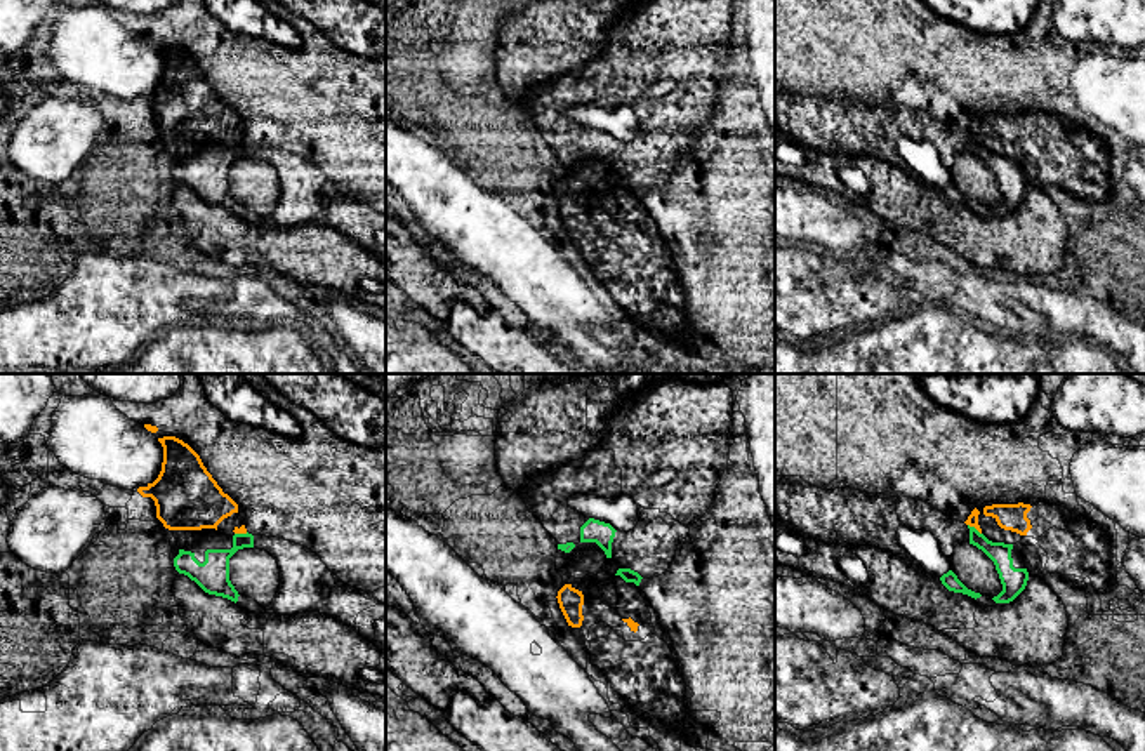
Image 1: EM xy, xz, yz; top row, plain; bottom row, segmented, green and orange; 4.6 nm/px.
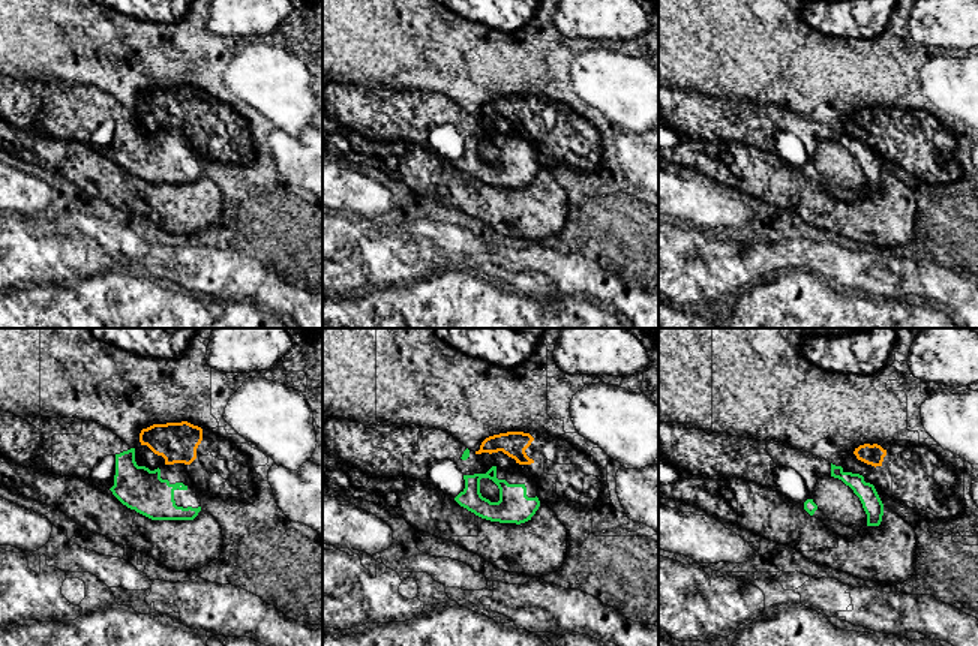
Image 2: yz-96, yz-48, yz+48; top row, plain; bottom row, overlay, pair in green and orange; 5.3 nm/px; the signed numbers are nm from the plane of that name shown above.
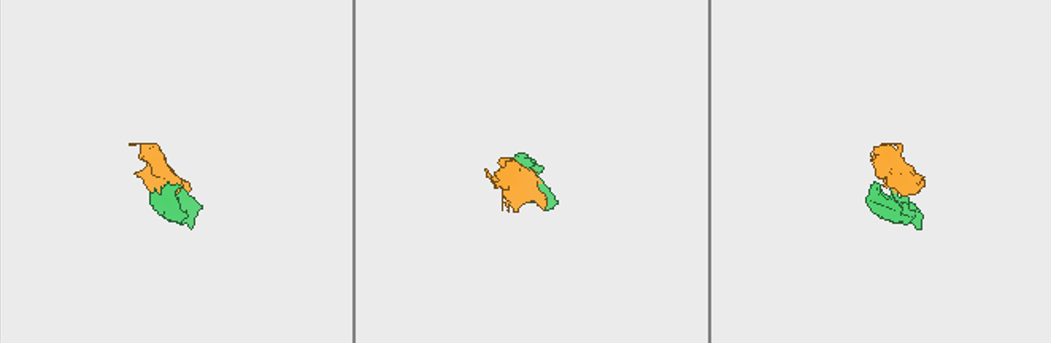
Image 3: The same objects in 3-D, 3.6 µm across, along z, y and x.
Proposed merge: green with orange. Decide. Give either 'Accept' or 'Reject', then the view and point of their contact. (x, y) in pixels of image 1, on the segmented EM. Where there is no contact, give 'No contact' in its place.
Reject. Touches green at yz (975, 529)

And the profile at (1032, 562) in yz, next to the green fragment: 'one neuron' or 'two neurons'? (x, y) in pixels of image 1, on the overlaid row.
two neurons

